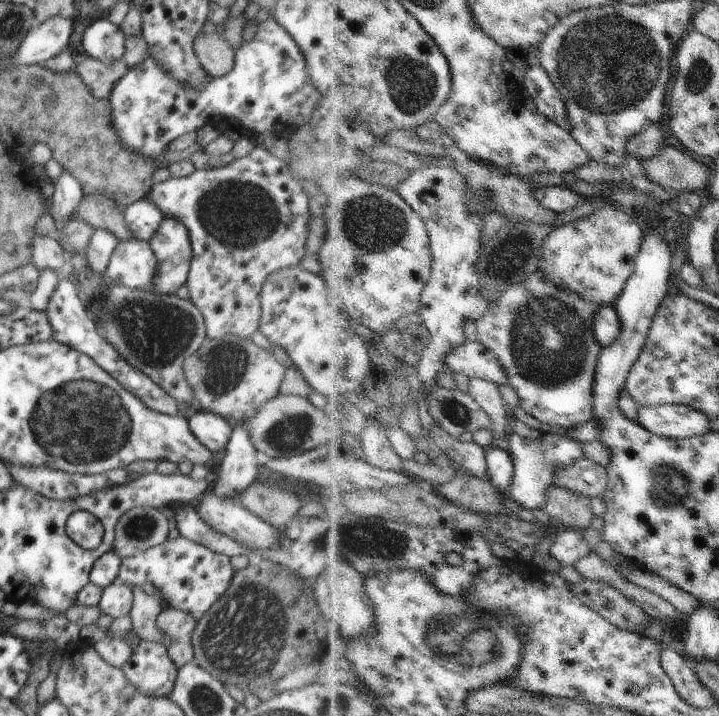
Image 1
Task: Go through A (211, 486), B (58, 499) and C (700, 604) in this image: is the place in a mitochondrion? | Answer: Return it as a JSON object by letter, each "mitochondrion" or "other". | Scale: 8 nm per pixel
{"A":"other","B":"other","C":"other"}

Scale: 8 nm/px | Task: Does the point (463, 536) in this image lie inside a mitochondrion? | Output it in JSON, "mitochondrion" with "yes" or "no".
{"mitochondrion":"no"}

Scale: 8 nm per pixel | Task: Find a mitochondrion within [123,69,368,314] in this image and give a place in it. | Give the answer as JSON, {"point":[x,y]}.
{"point":[234,214]}

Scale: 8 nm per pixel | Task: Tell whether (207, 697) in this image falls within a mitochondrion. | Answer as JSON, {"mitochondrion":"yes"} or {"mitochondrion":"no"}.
{"mitochondrion":"yes"}

